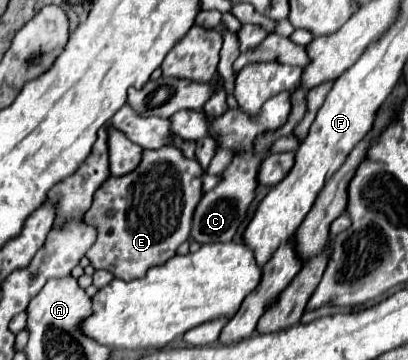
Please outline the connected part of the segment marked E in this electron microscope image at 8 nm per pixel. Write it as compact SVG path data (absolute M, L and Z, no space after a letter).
M175 146L143 150L141 162L131 174L123 174L123 178L109 176L95 192L93 204L83 216L83 222L97 230L97 240L85 254L91 266L95 270L109 270L115 278L133 280L151 266L169 260L189 238L189 212L193 214L199 204L201 178L203 168L195 160L185 158Z

